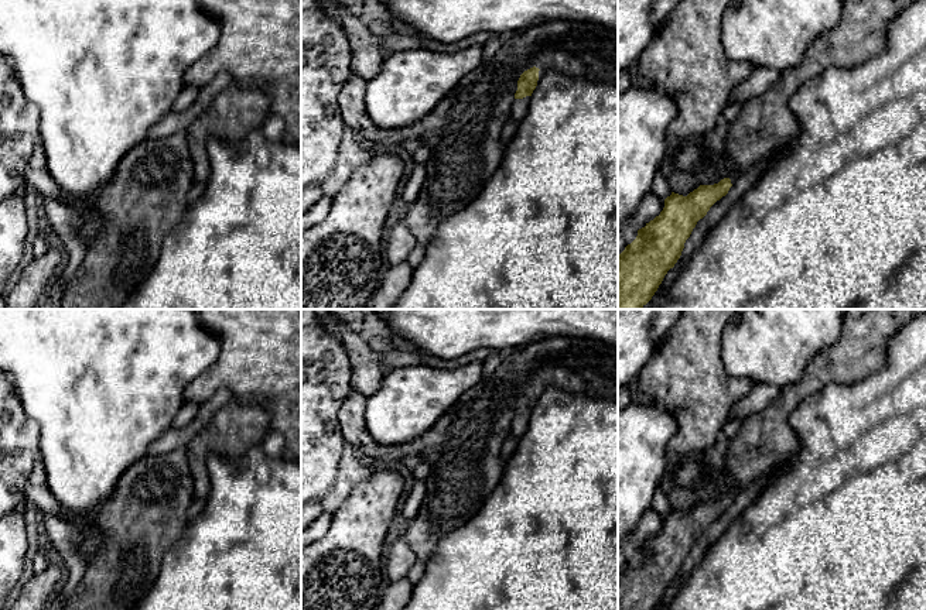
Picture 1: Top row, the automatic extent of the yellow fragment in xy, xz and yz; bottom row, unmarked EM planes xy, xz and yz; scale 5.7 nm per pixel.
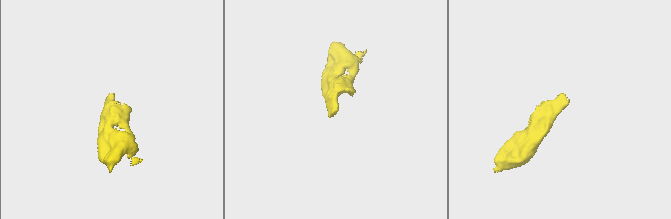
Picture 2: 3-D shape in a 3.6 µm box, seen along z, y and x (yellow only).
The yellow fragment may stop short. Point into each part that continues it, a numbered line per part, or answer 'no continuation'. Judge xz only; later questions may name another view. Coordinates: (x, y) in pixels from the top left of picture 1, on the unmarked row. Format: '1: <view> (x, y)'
1: xz (519, 422)

